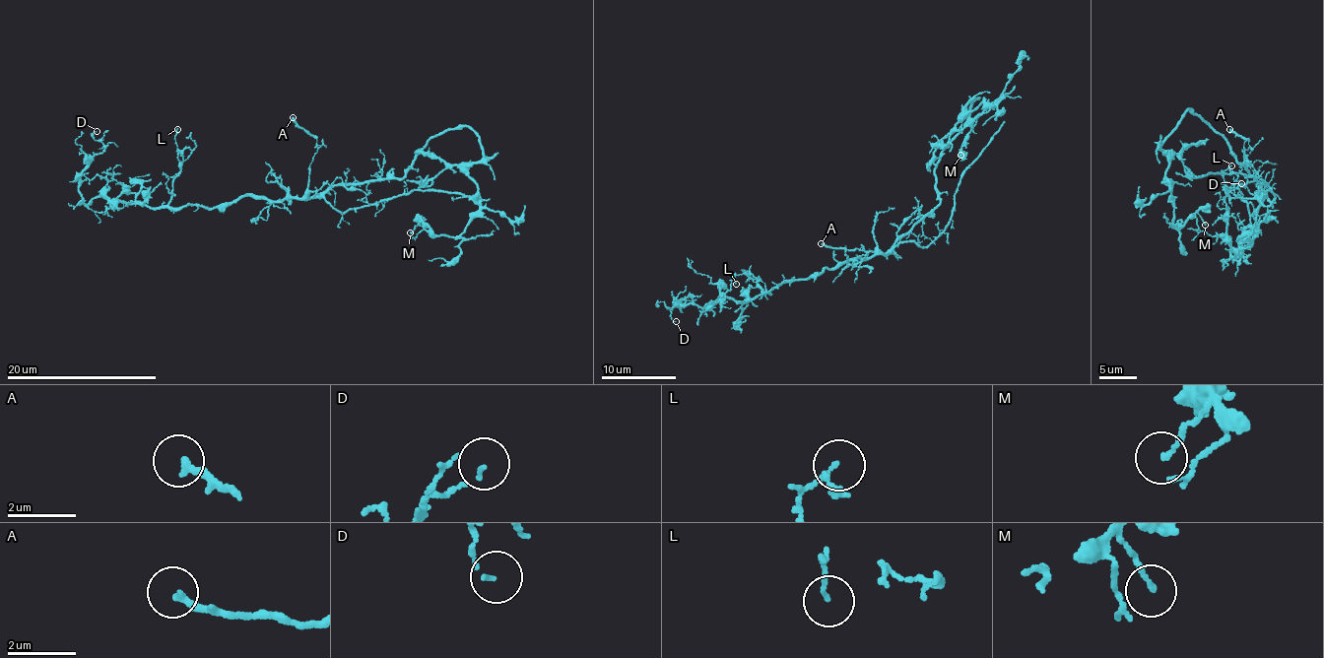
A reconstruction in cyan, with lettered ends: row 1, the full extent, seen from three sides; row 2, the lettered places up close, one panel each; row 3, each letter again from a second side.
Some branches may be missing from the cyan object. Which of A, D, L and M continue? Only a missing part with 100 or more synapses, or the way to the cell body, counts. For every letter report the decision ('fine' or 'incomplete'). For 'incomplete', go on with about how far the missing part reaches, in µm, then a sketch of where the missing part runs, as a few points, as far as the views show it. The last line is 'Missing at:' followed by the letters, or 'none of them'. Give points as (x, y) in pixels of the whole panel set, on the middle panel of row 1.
A: fine
D: fine
L: fine
M: fine
Missing at: none of them

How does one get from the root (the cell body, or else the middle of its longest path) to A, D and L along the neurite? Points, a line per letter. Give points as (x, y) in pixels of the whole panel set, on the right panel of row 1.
A: (1257, 181), (1263, 199), (1258, 195), (1257, 171), (1247, 162), (1248, 141), (1229, 129)
D: (1257, 181), (1264, 199), (1252, 214), (1251, 246), (1239, 250), (1243, 260), (1237, 265), (1224, 200), (1241, 183)
L: (1257, 181), (1264, 199), (1252, 214), (1251, 241), (1248, 208), (1224, 184), (1223, 173), (1231, 165)

